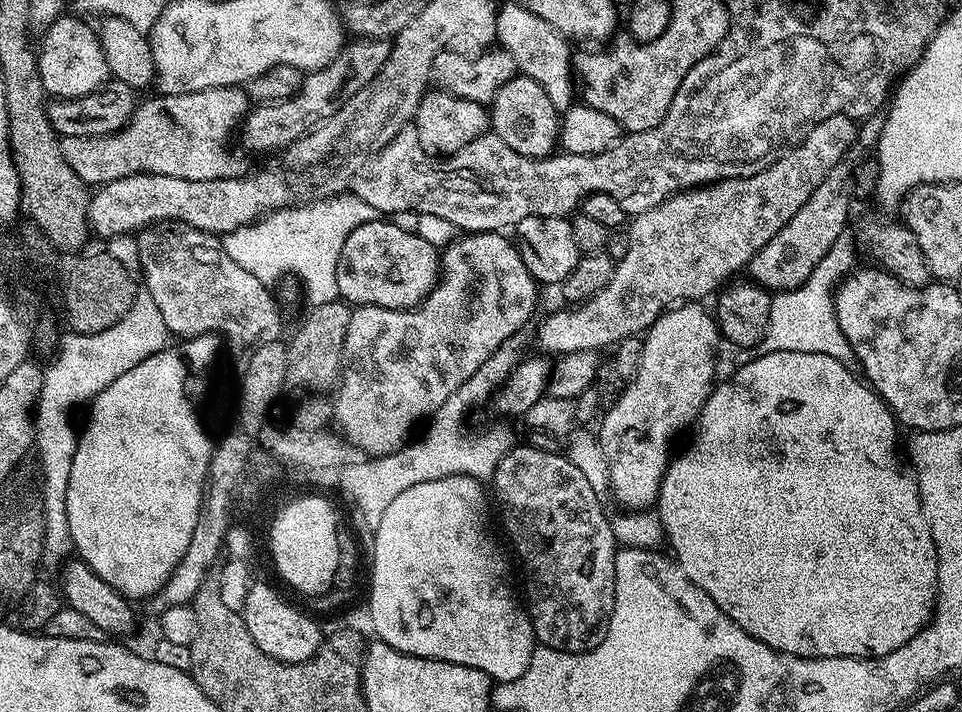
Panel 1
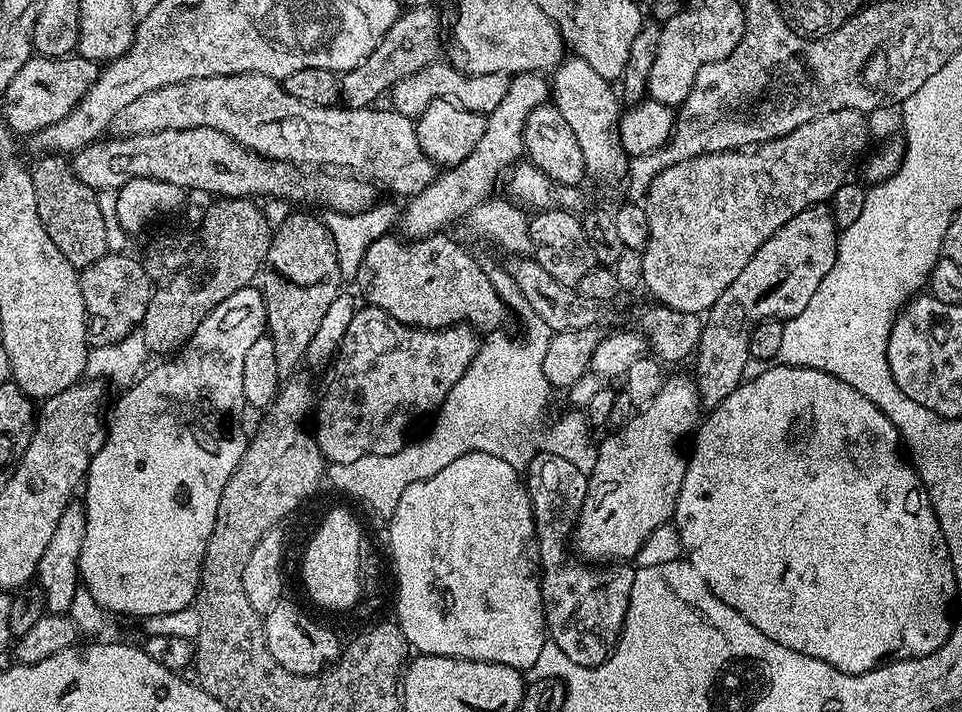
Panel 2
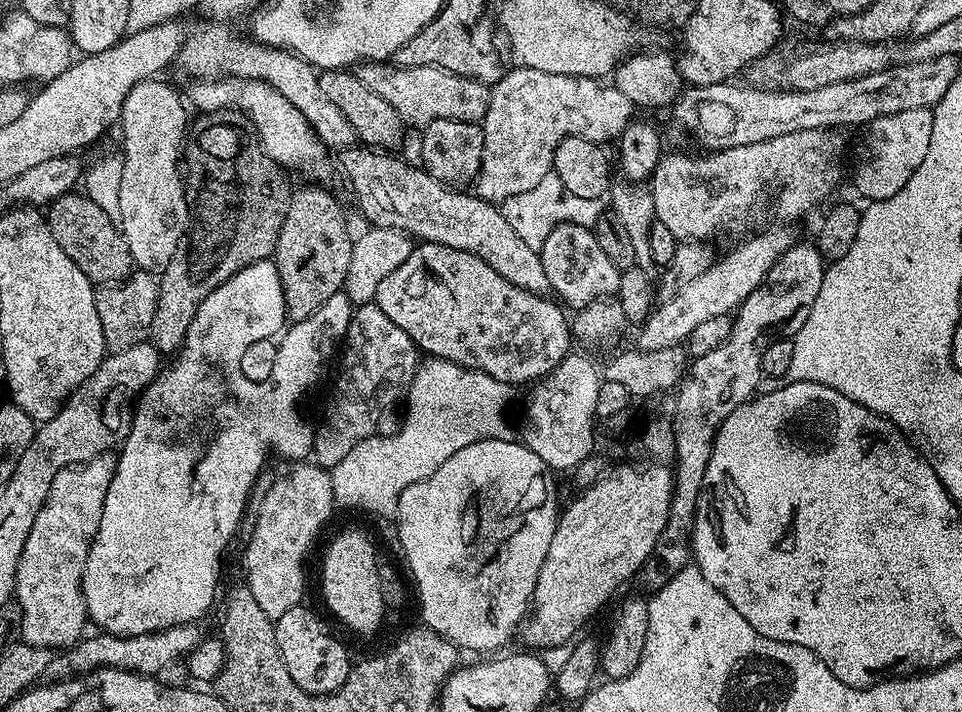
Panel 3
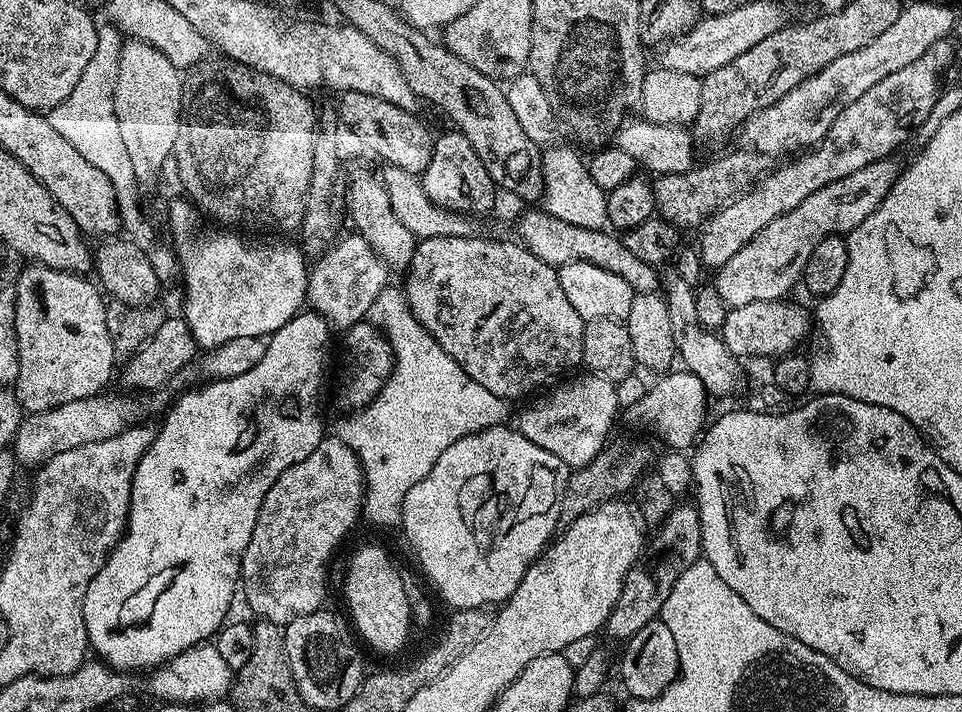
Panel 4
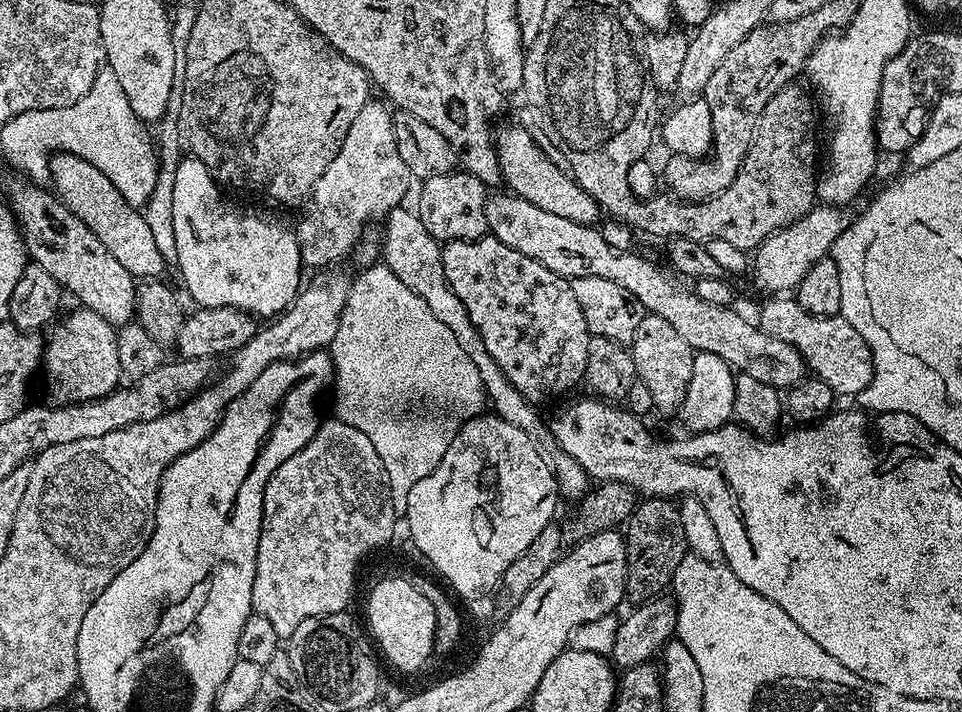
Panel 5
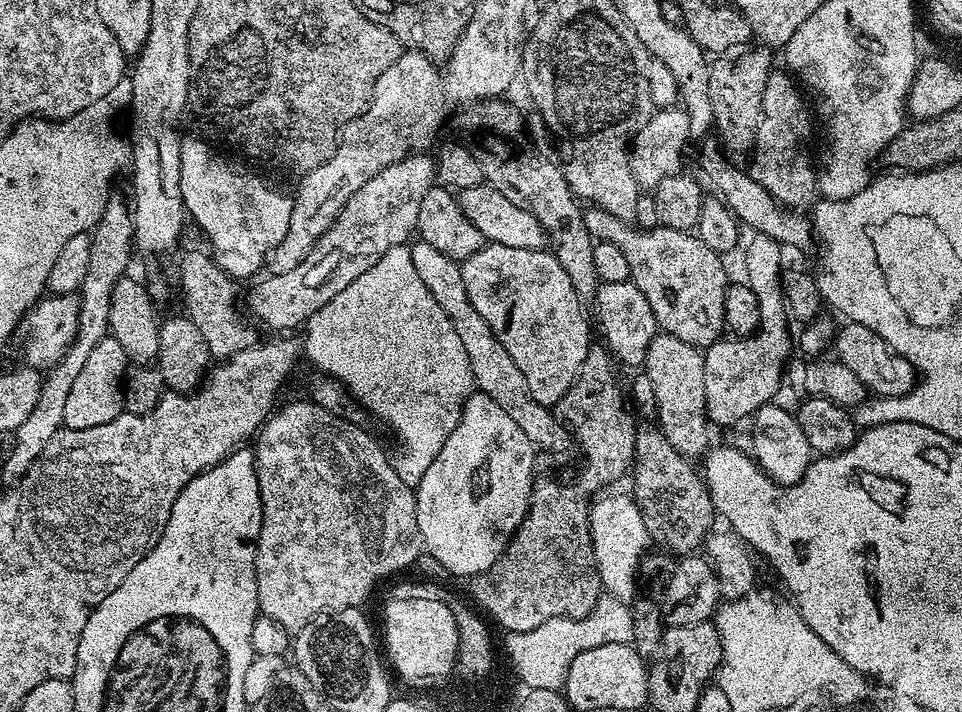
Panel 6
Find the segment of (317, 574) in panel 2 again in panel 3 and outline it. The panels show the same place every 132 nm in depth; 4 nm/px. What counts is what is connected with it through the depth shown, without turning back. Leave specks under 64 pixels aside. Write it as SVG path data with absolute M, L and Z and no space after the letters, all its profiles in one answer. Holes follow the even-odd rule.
M344 532L332 540L332 545L324 552L324 565L320 568L320 592L324 595L324 604L345 624L356 632L376 632L384 620L386 607L383 602L382 588L379 586L378 551L372 540L364 532Z

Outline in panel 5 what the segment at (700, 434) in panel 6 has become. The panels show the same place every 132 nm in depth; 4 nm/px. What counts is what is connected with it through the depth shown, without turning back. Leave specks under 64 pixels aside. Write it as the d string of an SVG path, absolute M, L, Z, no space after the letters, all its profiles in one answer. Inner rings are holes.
M646 314L634 334L630 351L636 367L636 378L646 382L650 394L654 394L655 411L675 413L684 400L686 386L690 384L690 374L694 374L692 347L678 335L674 326L670 326L670 322L666 322L666 318Z

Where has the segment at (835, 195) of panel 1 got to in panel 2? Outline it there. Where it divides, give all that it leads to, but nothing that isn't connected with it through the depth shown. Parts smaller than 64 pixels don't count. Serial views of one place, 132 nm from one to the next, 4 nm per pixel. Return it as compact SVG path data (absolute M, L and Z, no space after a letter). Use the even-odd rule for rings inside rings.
M827 203L811 204L802 214L794 214L782 230L770 234L766 242L746 262L742 274L718 294L718 302L703 317L704 329L696 347L694 379L705 409L717 408L742 383L744 367L750 364L748 347L754 325L761 320L786 321L802 314L822 278L830 274L836 257L838 227Z

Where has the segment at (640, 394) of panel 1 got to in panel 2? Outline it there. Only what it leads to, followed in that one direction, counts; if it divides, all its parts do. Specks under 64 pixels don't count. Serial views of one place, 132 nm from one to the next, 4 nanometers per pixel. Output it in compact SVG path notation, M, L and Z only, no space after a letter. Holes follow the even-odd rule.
M691 375L671 376L661 383L654 399L643 405L637 416L630 417L617 432L609 431L609 436L599 441L594 470L588 476L586 498L570 537L571 547L576 547L575 555L581 561L595 562L600 566L609 562L631 561L646 538L650 538L658 526L669 523L675 517L678 494L682 490L682 478L686 478L688 465L686 445L701 423L702 405L695 379Z

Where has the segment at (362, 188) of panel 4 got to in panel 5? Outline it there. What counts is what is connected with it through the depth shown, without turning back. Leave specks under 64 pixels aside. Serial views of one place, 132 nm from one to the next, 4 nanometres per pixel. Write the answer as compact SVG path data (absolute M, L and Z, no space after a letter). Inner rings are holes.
M397 206L388 210L385 219L386 230L382 232L381 257L382 262L402 279L402 282L413 289L416 294L430 310L437 315L447 327L449 327L454 338L458 341L458 346L465 350L466 356L470 358L478 369L478 376L482 380L485 397L493 410L493 413L509 422L512 426L518 426L527 436L535 440L542 440L547 437L548 428L544 424L537 408L531 401L525 399L513 383L502 373L486 344L482 341L482 336L478 333L477 327L470 321L469 311L462 305L462 300L458 298L450 287L445 276L445 267L442 266L441 243L436 240L426 226L422 225L422 220L413 209Z

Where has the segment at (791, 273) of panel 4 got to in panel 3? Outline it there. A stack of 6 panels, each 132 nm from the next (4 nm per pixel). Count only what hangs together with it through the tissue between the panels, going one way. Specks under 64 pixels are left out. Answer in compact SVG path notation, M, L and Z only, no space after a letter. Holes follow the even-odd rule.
M768 228L738 245L733 252L726 253L724 257L721 255L704 274L693 279L687 287L683 287L674 298L653 307L648 319L639 325L638 348L642 351L652 351L679 345L692 333L694 326L710 318L735 313L742 301L767 280L778 258L782 258L782 254L786 254L786 250L790 250L793 243L794 237L790 229Z

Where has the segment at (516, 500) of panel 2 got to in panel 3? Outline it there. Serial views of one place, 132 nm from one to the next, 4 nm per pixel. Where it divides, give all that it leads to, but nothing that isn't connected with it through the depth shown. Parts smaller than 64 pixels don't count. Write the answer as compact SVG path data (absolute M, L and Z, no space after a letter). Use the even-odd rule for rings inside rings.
M509 438L506 440L479 440L470 446L462 446L462 450L458 450L458 454L450 454L450 458L446 458L446 462L442 462L442 466L438 466L438 470L434 470L434 474L430 474L430 478L422 478L422 482L414 482L414 486L406 486L406 490L402 490L400 501L398 502L398 510L394 517L395 523L400 523L400 544L404 547L404 556L408 559L408 568L412 571L412 580L416 583L414 592L420 595L420 616L425 625L431 628L433 632L437 632L439 636L444 636L455 644L461 650L469 648L472 652L488 652L484 654L492 654L500 648L512 635L517 635L518 629L523 625L526 617L529 615L532 606L532 595L536 589L538 582L538 574L542 570L542 562L546 562L546 550L550 550L550 538L554 538L554 530L556 529L556 521L558 519L558 507L556 508L556 484L552 481L553 473L546 466L546 462L542 462L542 458L538 458L538 454L534 454L534 450L530 450L519 439Z

